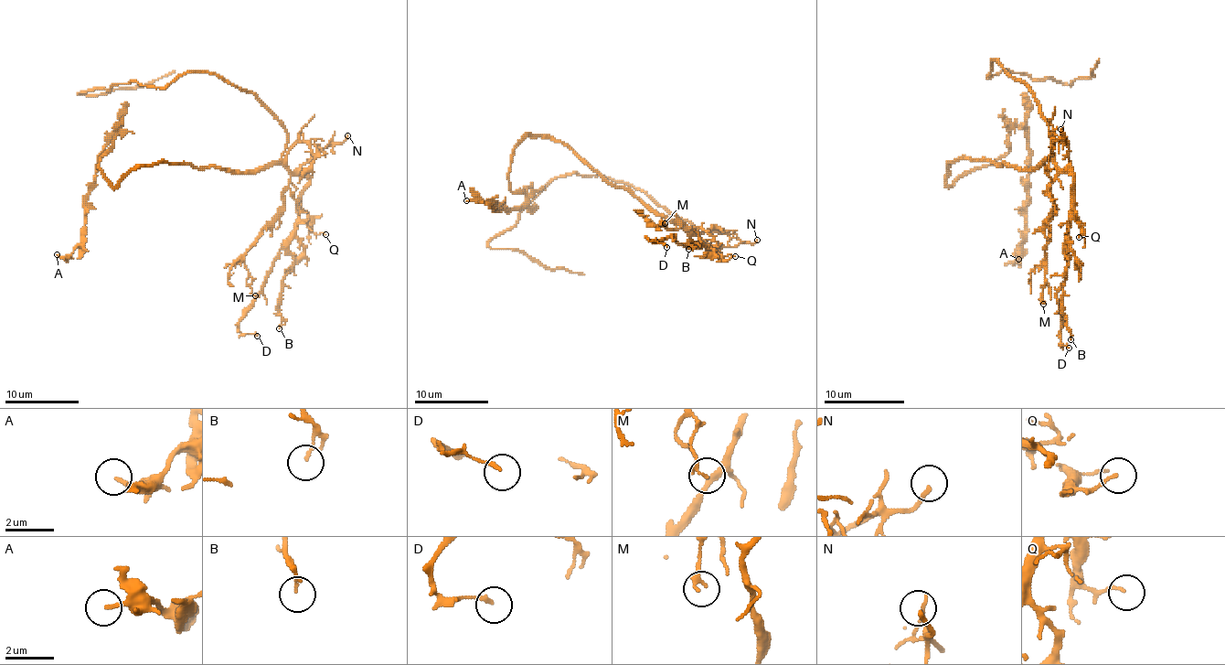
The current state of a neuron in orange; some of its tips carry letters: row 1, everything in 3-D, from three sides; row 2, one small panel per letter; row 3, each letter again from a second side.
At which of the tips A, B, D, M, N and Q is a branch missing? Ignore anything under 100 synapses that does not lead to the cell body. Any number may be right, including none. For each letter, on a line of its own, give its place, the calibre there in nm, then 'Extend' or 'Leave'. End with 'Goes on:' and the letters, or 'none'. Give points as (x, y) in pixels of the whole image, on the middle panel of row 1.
A: Place: (466, 200). Thickness 150 nm. Leave
B: Place: (688, 249). Thickness 90 nm. Leave
D: Place: (666, 247). Thickness 140 nm. Leave
M: Place: (665, 223). Thickness 140 nm. Leave
N: Place: (757, 240). Thickness 160 nm. Leave
Q: Place: (735, 256). Thickness 110 nm. Leave
Goes on: none

